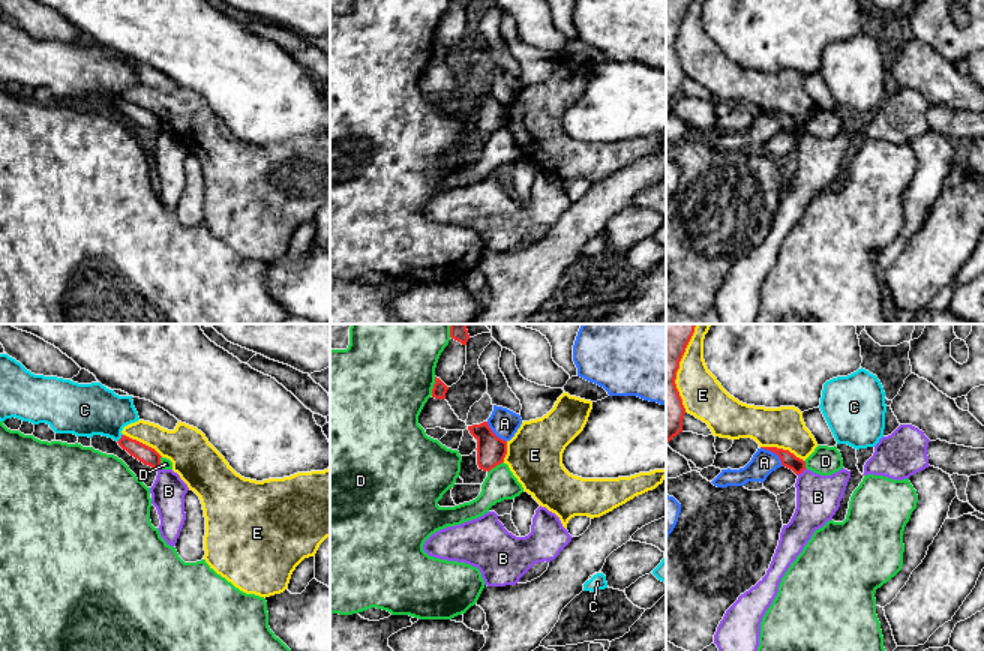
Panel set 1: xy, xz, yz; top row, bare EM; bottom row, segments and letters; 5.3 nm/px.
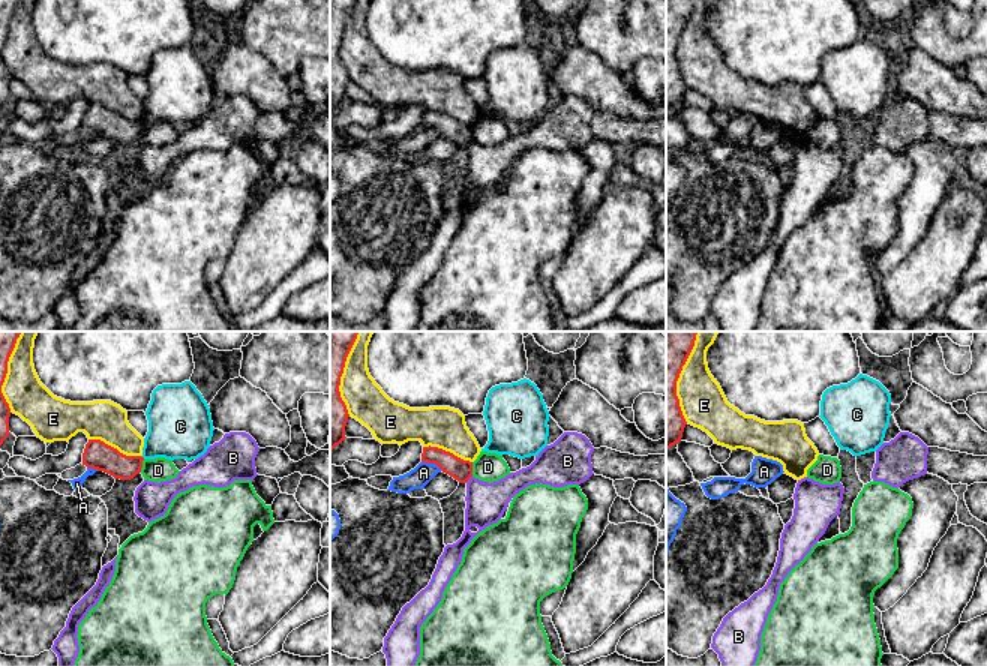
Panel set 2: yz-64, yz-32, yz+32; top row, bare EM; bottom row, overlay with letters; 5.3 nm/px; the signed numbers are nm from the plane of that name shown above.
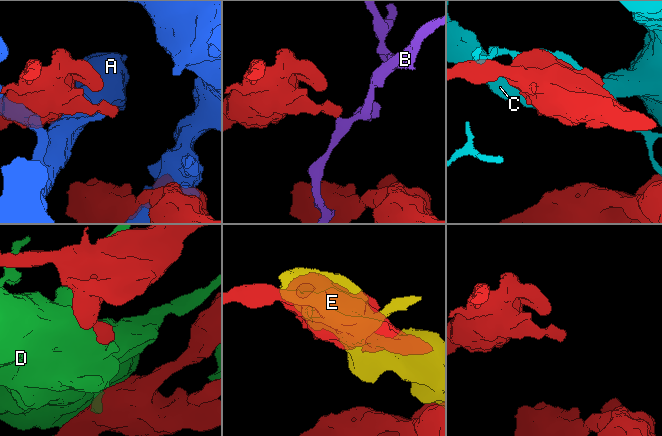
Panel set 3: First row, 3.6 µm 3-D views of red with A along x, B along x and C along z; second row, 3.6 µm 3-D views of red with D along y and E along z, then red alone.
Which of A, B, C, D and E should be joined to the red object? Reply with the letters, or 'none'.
none

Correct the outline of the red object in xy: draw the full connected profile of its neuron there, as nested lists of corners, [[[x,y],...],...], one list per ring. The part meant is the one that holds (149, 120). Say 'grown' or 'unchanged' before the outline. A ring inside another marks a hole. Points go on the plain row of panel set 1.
unchanged; [[[122,99],[122,102],[117,106],[123,114],[126,114],[130,120],[138,123],[144,129],[148,129],[148,130],[154,132],[156,135],[162,134],[160,132],[162,120],[154,112],[152,112],[136,104],[132,104],[126,99]]]

